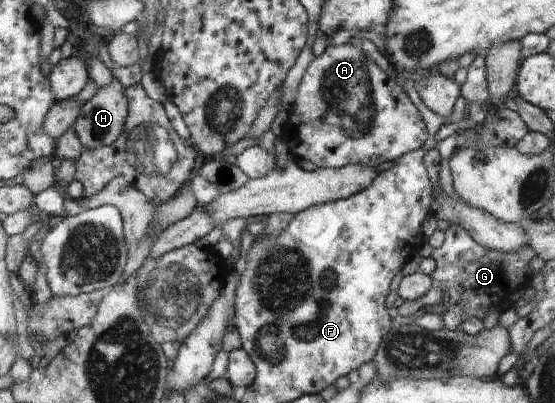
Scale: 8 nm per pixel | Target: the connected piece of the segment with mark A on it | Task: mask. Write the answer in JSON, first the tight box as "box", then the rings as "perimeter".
{"box":[277,43,429,169],"perimeter":[[[352,43],[327,44],[323,54],[309,64],[295,101],[287,111],[288,120],[281,137],[277,138],[277,144],[287,147],[295,158],[311,160],[318,167],[338,169],[352,164],[377,167],[389,160],[397,160],[405,153],[421,149],[429,138],[419,110],[401,90],[401,86],[387,78],[385,72],[363,54],[361,46]]]}

